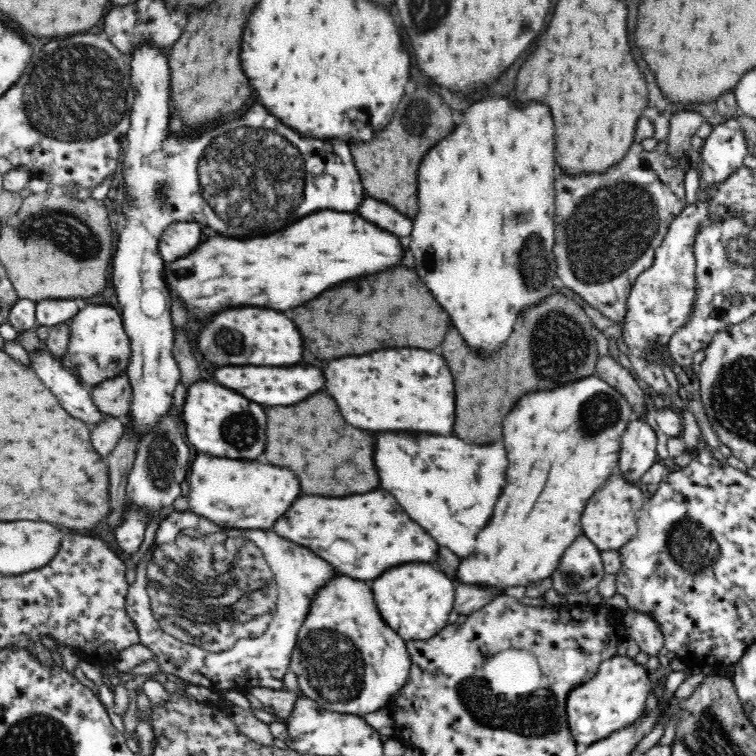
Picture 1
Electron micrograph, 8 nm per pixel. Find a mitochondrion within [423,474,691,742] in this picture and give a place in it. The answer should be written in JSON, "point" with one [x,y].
{"point":[545,708]}

